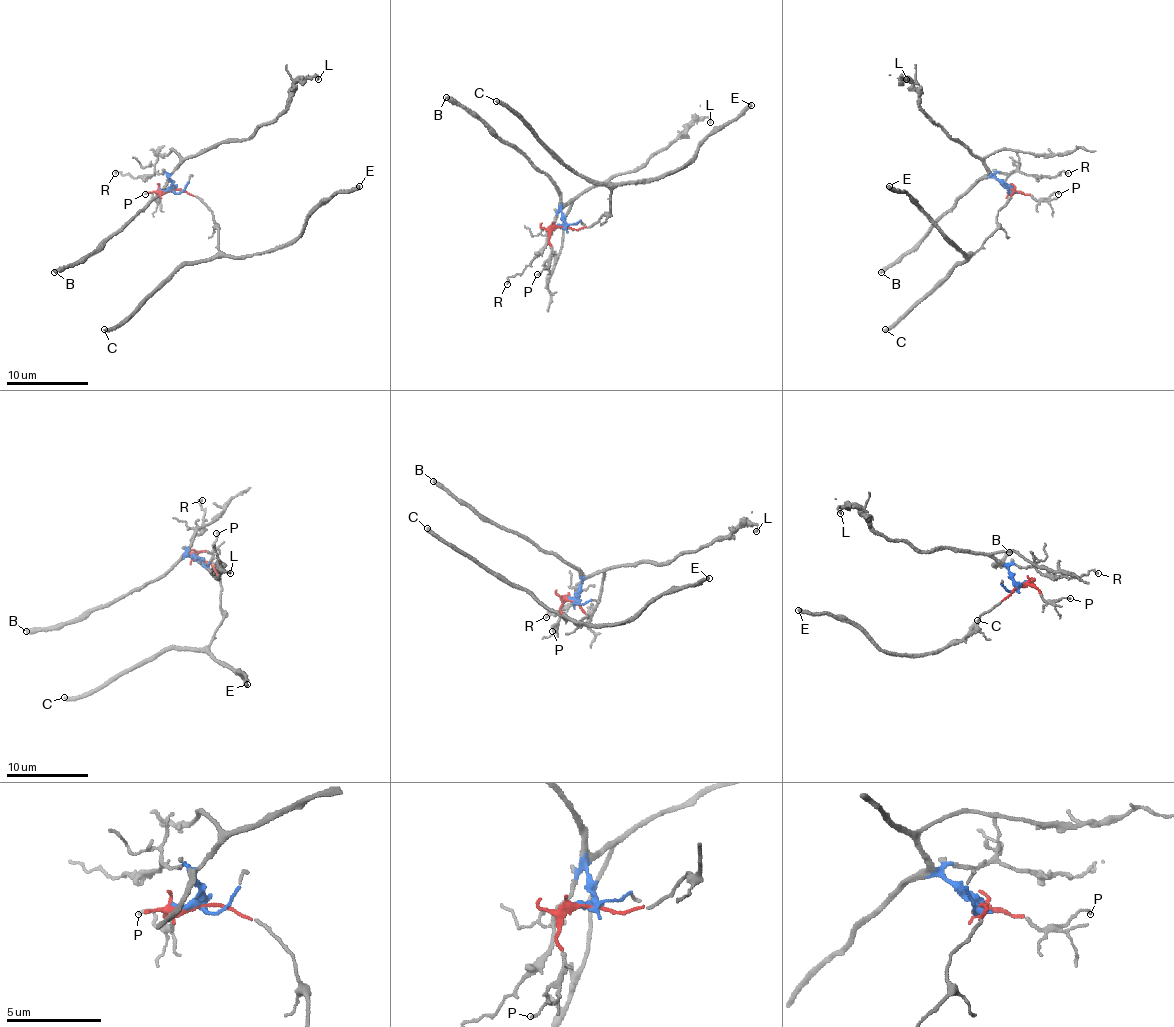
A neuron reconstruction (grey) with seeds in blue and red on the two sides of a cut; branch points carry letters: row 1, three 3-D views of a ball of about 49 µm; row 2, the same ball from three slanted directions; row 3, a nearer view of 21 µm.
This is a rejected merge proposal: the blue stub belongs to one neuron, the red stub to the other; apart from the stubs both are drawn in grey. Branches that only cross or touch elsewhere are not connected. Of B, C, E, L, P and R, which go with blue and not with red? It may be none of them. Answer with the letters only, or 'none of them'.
B, L, R

